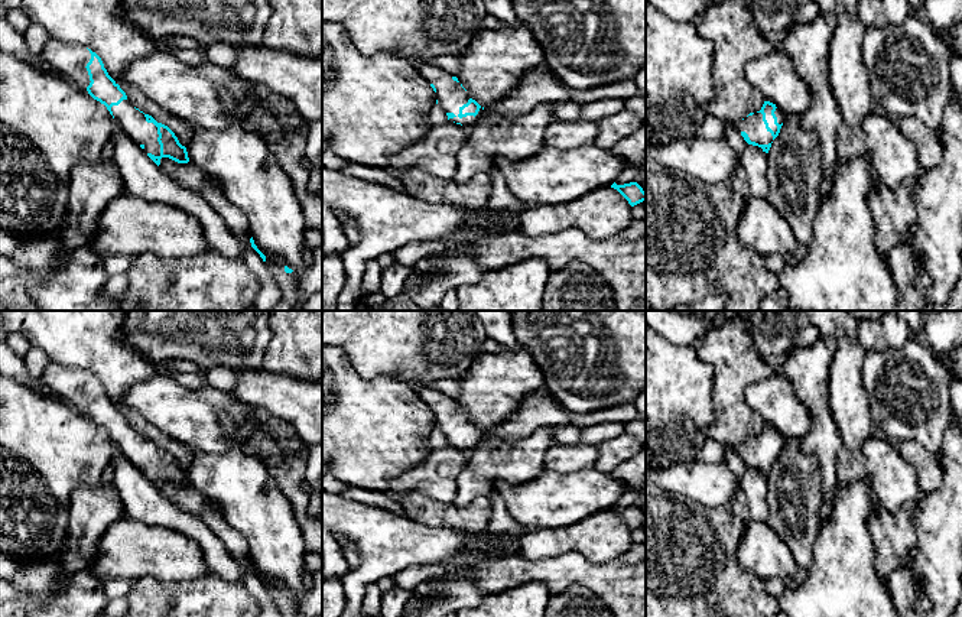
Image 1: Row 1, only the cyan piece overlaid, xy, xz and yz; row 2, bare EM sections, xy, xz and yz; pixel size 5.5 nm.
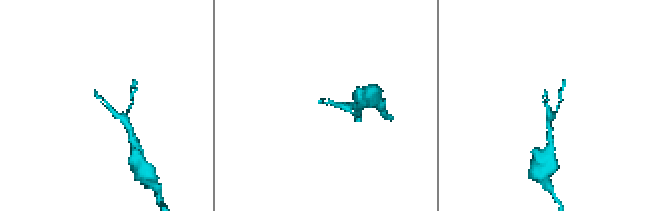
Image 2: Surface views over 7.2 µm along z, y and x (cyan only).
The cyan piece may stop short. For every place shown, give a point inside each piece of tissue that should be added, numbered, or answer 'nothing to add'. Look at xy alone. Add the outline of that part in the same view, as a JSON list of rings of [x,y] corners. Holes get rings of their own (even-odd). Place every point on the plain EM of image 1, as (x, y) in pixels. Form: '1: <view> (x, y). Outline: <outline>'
1: xy (133, 445). Outline: [[[123,423],[118,429],[113,429],[111,435],[114,445],[129,461],[143,468],[146,477],[160,480],[157,451],[153,446],[147,446],[143,436],[136,433],[129,423]]]

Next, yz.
1: yz (754, 450). Outline: [[[761,436],[745,441],[738,448],[740,455],[745,455],[751,465],[768,468],[773,465],[771,457],[766,452]]]

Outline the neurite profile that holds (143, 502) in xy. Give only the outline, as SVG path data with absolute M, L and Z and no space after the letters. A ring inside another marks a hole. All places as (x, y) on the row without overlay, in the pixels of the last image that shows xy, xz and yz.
M116 448L111 462L116 468L114 483L129 517L173 529L196 540L208 568L214 574L244 585L241 565L198 516L176 507L118 448Z

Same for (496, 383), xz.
M523 347L501 353L481 353L459 381L458 405L468 420L487 431L511 416L527 393L545 387L545 376L533 355Z

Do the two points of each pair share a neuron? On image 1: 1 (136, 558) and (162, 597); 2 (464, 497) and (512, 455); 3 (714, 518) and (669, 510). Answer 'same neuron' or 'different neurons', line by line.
1: different neurons
2: same neuron
3: same neuron

